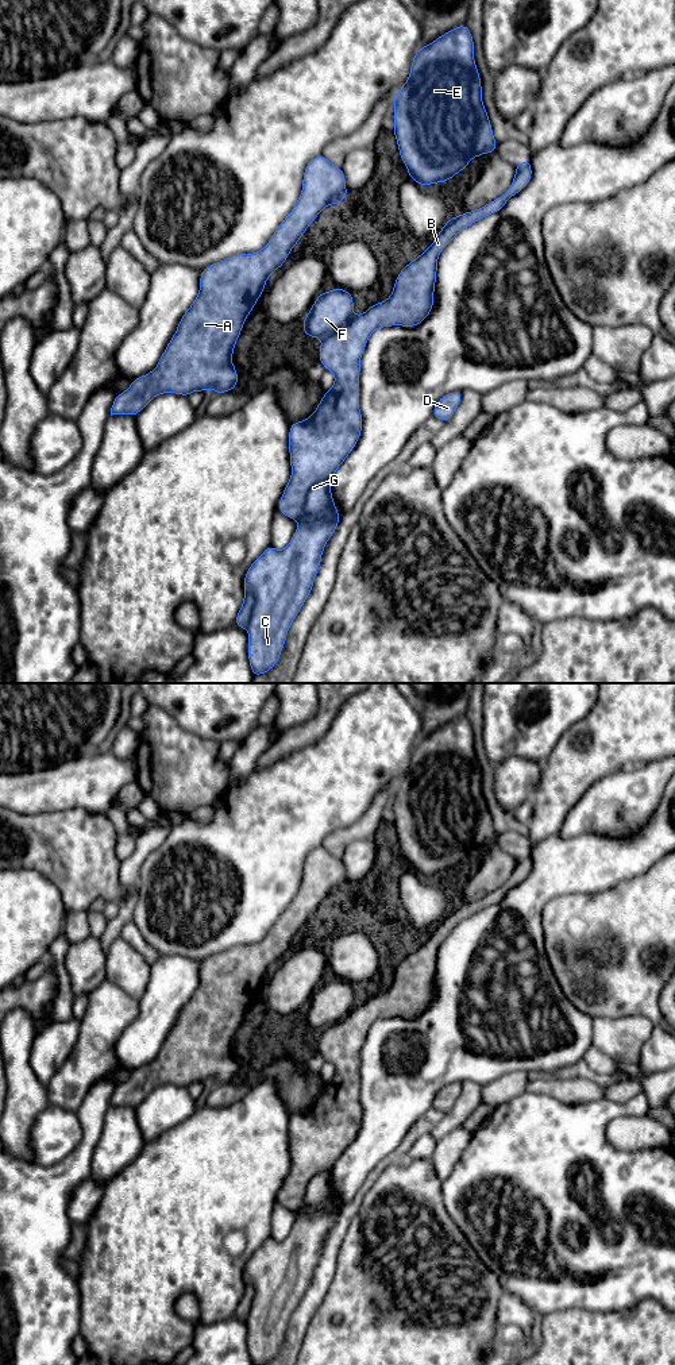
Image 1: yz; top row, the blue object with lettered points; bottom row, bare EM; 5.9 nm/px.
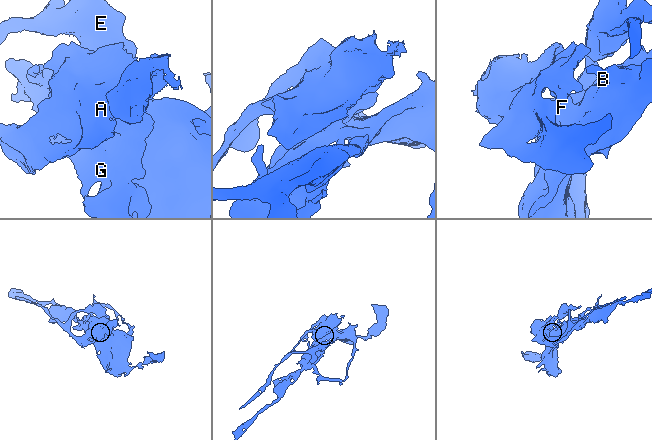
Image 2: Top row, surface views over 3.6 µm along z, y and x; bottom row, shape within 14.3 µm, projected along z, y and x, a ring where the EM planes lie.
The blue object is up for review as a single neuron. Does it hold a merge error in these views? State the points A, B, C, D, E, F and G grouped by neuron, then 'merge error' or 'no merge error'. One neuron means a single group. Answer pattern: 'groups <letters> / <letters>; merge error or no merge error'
groups A B C D E F G; no merge error

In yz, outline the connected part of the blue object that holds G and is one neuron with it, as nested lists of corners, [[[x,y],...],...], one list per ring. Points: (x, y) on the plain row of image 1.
[[[525,849],[514,860],[513,874],[501,888],[482,899],[448,910],[432,936],[401,960],[394,972],[393,983],[386,992],[379,992],[369,998],[364,1005],[354,1009],[352,984],[335,979],[320,984],[304,1010],[304,1025],[308,1029],[320,1029],[323,1032],[319,1052],[325,1061],[335,1065],[335,1075],[324,1084],[316,1102],[306,1111],[296,1113],[289,1119],[292,1168],[278,1194],[278,1202],[284,1207],[297,1211],[297,1222],[286,1239],[278,1242],[270,1235],[248,1258],[243,1272],[243,1296],[235,1310],[235,1316],[248,1322],[247,1342],[252,1365],[266,1365],[279,1351],[288,1322],[312,1284],[324,1238],[335,1225],[342,1210],[332,1191],[331,1173],[336,1161],[355,1140],[362,1125],[359,1054],[370,1026],[383,1018],[416,1018],[428,1009],[435,991],[433,982],[439,946],[462,921],[501,902],[510,888],[528,876],[532,869],[531,851]]]

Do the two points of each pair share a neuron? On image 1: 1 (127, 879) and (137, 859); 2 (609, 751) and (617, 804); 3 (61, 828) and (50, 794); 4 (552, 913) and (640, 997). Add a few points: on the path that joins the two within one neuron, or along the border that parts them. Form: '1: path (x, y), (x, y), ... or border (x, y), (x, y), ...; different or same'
1: path (128, 874), (132, 864); same
2: border (623, 767), (597, 779), (586, 789); different
3: border (88, 812), (81, 808), (68, 808), (24, 814); different
4: path (585, 926), (618, 933), (628, 964); same

